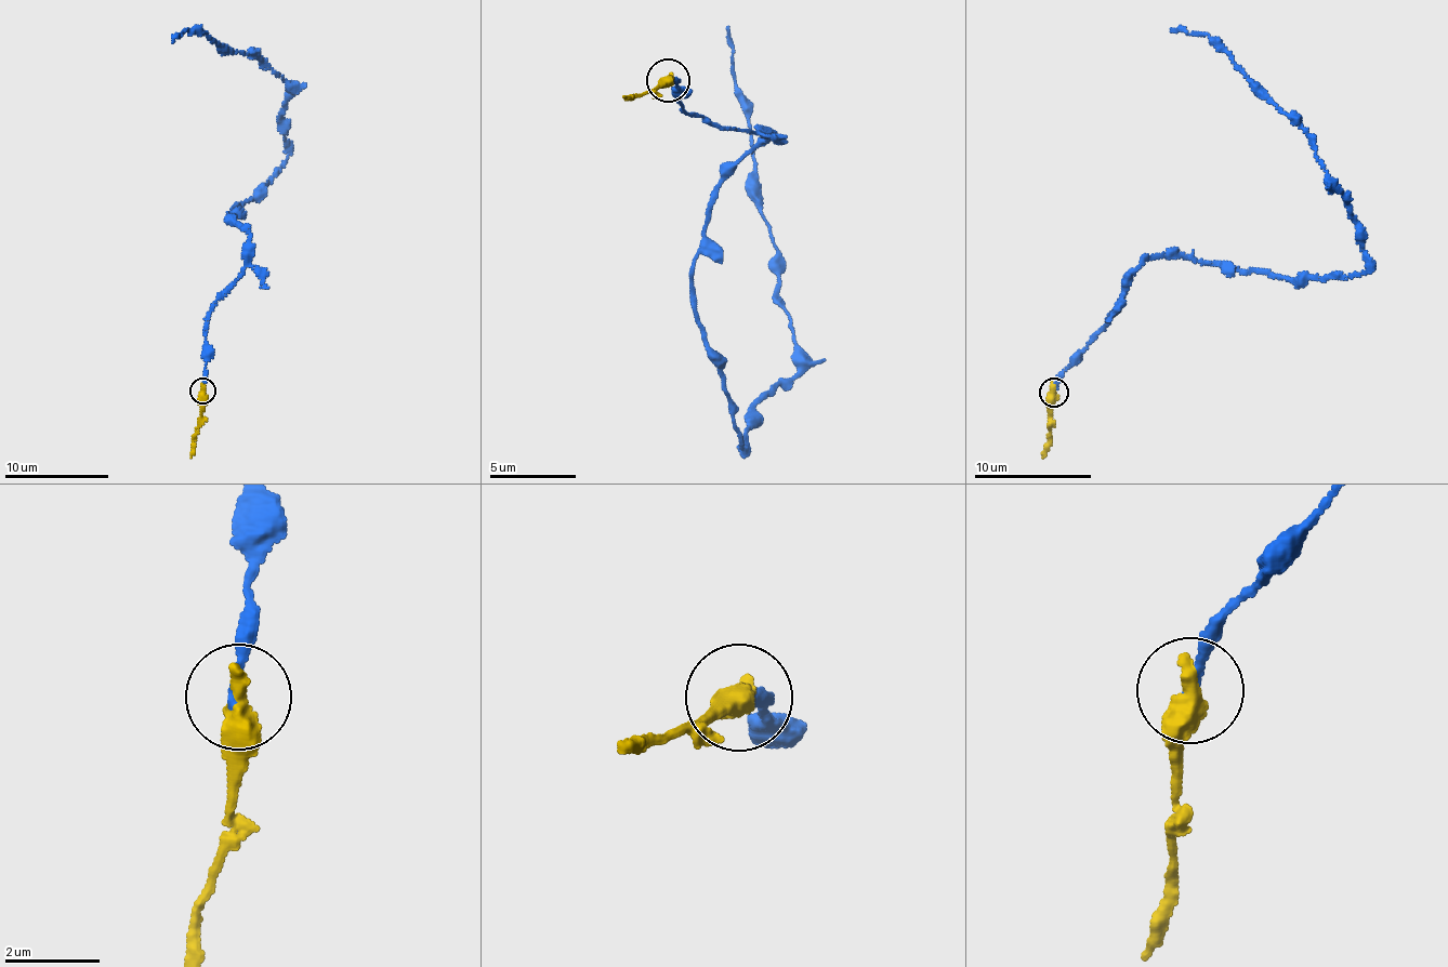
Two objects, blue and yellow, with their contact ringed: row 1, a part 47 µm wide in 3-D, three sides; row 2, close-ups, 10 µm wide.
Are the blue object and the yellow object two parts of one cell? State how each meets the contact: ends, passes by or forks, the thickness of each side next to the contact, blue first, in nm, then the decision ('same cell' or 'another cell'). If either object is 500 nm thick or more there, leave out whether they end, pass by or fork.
calibres 160 and 550 nm; another cell

